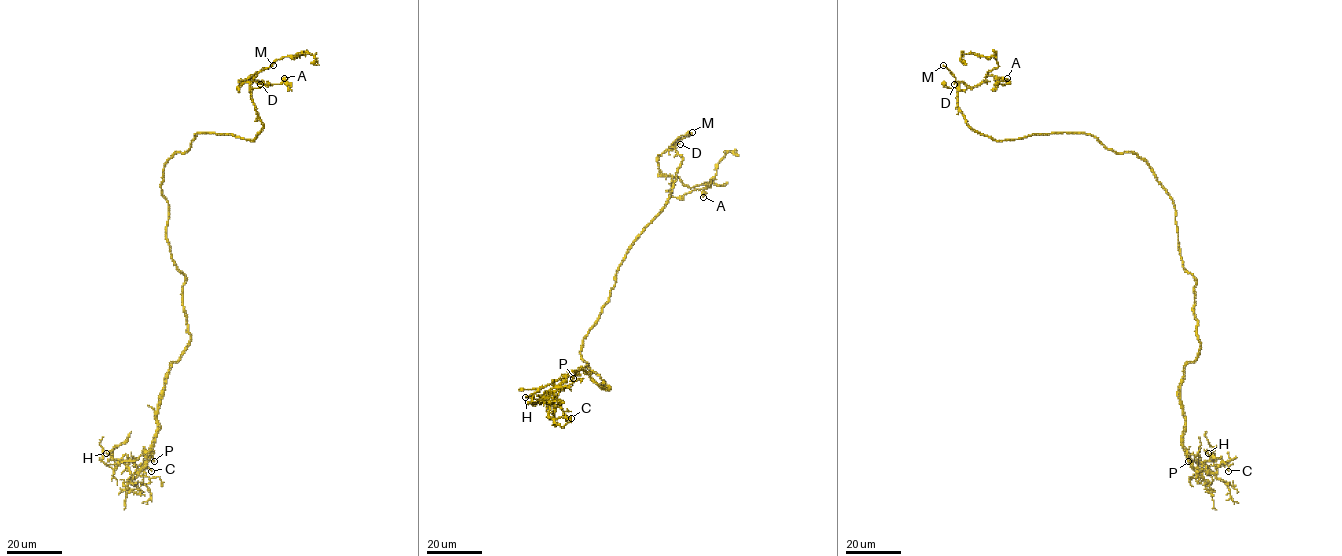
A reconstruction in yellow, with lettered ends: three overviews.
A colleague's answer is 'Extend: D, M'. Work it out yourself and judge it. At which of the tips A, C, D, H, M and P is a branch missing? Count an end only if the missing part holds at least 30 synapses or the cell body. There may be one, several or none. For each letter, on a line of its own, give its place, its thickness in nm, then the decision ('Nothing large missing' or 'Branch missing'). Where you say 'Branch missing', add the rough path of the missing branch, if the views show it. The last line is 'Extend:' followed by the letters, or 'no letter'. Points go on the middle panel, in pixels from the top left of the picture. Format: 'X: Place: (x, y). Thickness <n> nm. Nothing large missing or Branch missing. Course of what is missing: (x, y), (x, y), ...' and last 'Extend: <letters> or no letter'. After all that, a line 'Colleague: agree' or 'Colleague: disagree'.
A: Place: (703, 197). Thickness 320 nm. Nothing large missing
C: Place: (571, 418). Thickness 180 nm. Nothing large missing
D: Place: (680, 144). Thickness 200 nm. Branch missing
H: Place: (525, 397). Thickness 120 nm. Nothing large missing
M: Place: (692, 132). Thickness 200 nm. Branch missing. Course of what is missing: (692, 132), (707, 125), (714, 130), (704, 149), (707, 153), (702, 154)
P: Place: (573, 378). Thickness 160 nm. Nothing large missing
Extend: D, M
Colleague: agree

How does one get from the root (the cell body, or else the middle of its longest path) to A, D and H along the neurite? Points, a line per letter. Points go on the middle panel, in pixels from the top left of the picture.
A: (582, 341), (669, 197), (682, 157), (668, 148), (658, 165), (671, 195), (703, 197)
D: (582, 341), (608, 300), (616, 271), (627, 249), (666, 203), (682, 160), (670, 147), (680, 144)
H: (582, 341), (585, 367), (608, 389), (581, 369), (538, 401), (525, 397)

